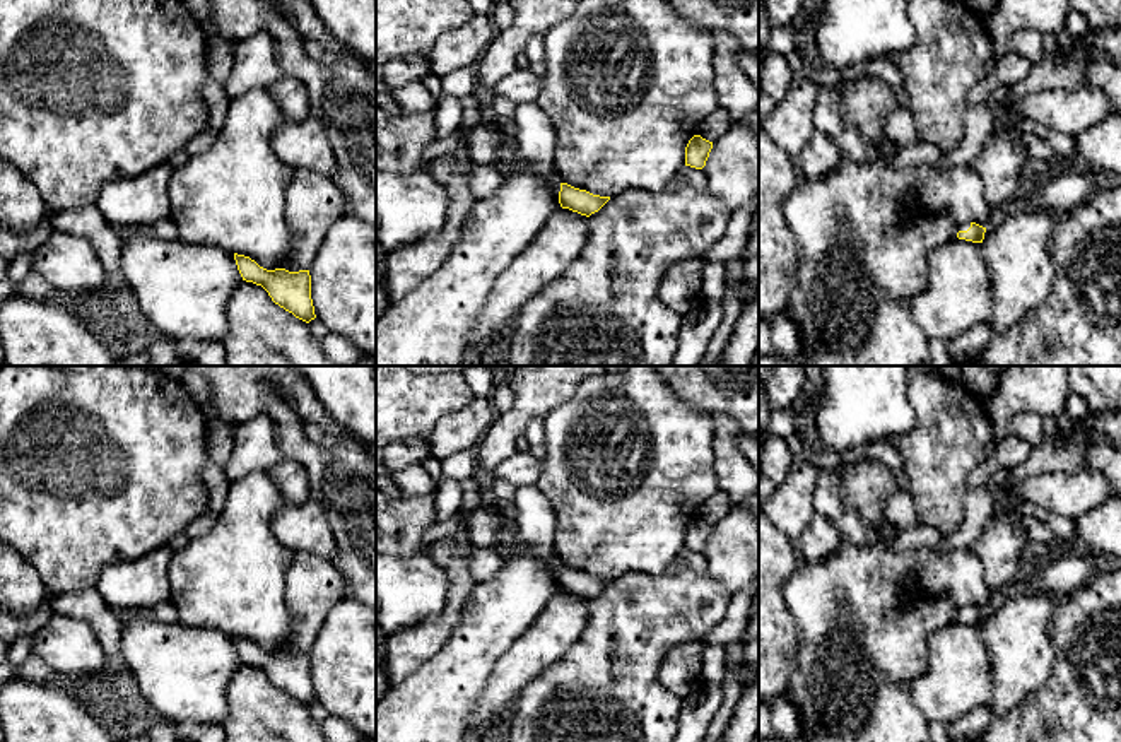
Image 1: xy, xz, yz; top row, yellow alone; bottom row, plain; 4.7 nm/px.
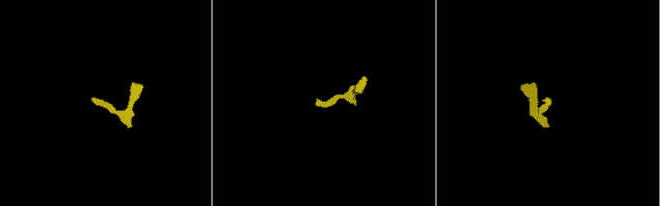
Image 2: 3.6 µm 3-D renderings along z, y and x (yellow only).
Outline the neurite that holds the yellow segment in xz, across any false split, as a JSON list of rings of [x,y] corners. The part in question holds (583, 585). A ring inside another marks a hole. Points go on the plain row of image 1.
[[[537,486],[516,487],[514,504],[518,540],[530,544],[555,569],[562,592],[590,600],[610,583],[560,564],[555,554],[555,515]]]

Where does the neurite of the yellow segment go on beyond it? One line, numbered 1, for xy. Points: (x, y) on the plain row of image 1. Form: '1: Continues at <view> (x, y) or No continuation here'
1: No continuation here

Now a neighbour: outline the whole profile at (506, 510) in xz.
[[[492,499],[487,504],[499,513],[504,523],[504,544],[501,545],[506,552],[511,551],[519,540],[516,532],[516,504],[514,501]]]

